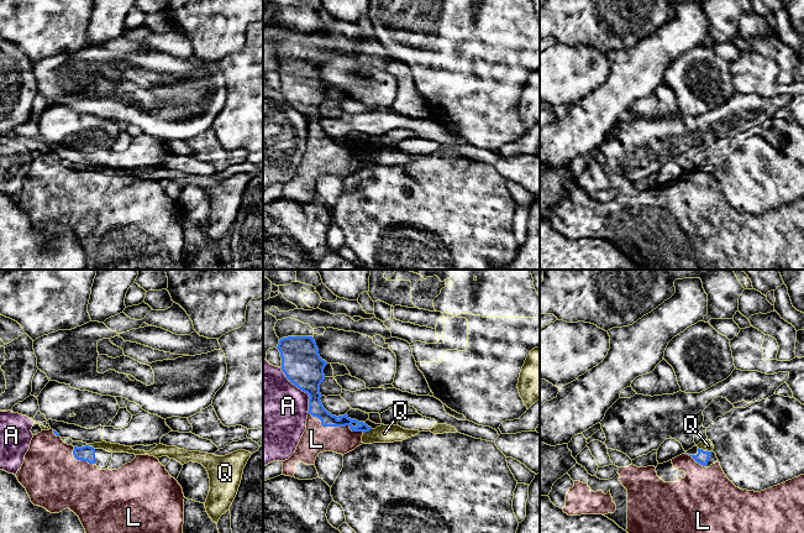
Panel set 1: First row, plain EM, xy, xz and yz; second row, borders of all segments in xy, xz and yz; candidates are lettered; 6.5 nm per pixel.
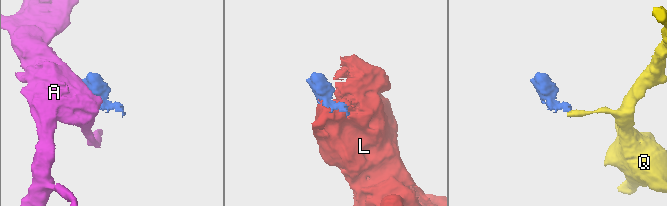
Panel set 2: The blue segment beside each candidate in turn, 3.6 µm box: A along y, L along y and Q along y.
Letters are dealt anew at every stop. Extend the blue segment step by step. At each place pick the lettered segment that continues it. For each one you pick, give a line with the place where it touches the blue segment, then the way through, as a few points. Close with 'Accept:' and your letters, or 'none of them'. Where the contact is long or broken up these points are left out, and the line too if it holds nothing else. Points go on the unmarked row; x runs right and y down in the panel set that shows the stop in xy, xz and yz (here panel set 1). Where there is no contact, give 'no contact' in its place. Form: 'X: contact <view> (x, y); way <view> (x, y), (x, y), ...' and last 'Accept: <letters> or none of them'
L: contact xz (335, 149)
Accept: L

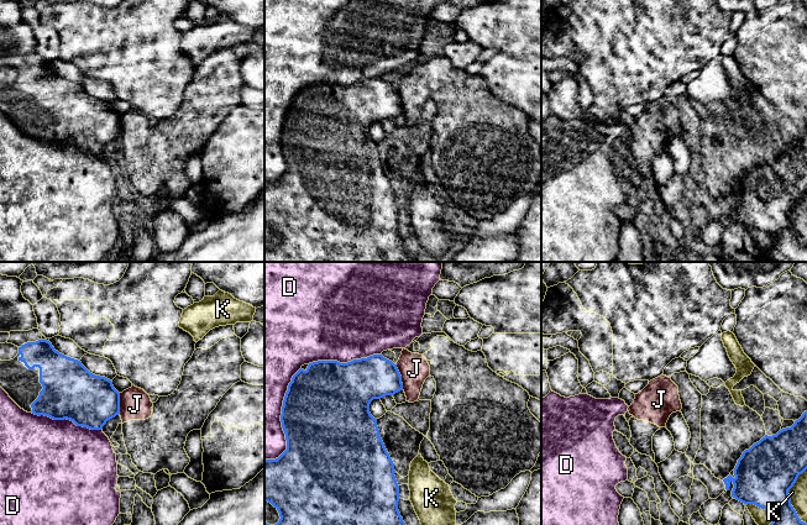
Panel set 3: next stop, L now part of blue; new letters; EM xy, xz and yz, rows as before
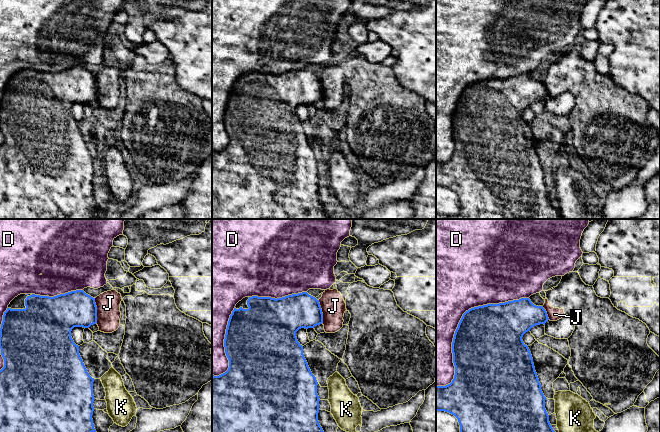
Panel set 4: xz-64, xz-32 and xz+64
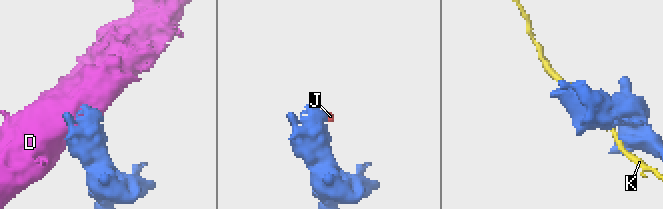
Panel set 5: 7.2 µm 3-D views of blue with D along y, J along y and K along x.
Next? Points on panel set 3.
Accept: none of them

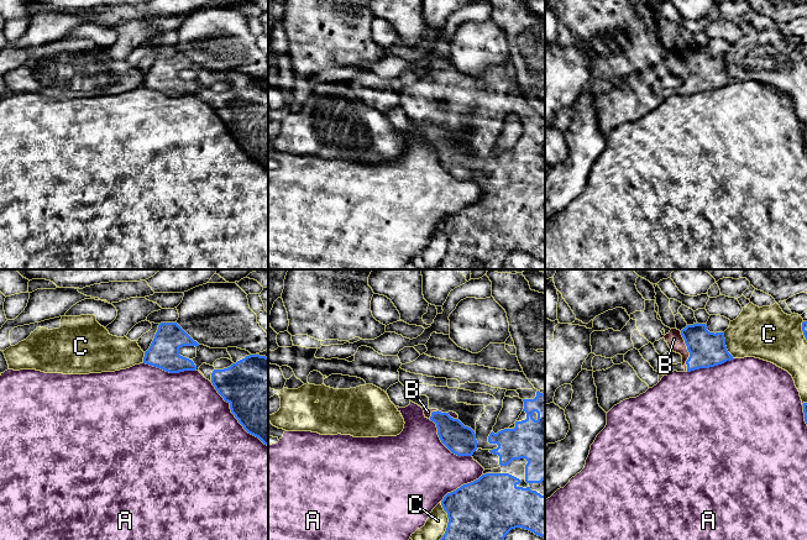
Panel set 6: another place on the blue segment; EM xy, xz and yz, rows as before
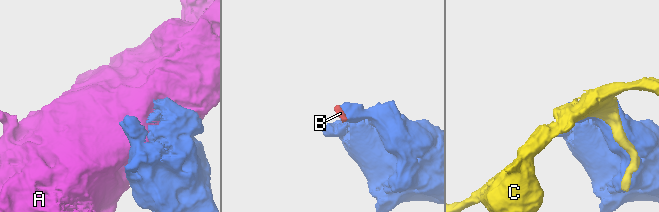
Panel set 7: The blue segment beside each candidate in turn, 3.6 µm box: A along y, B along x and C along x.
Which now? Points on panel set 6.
B: contact yz (688, 74); way yz (706, 72), (688, 74), (674, 62)
Accept: B

